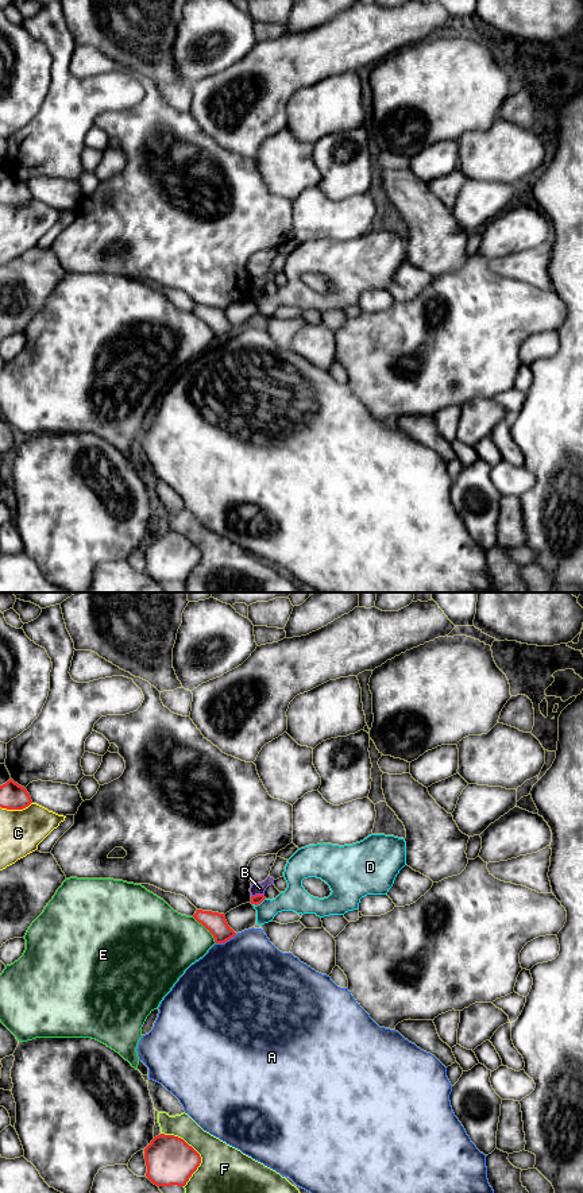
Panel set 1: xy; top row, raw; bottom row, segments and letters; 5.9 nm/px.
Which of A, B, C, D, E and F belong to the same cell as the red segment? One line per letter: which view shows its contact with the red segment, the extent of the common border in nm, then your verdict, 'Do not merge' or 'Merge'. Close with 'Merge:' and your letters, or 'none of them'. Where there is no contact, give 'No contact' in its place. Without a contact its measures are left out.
A: Touches red in xy. Shared border 140 nm. Do not merge
B: Touches red in xy. Shared border 80 nm. Do not merge
C: Touches red in xy. Shared border 190 nm. Do not merge
D: Touches red in xy. Shared border 90 nm. Do not merge
E: Touches red in xy. Shared border 220 nm. Do not merge
F: Touches red in xy. Shared border 360 nm. Do not merge
Merge: none of them

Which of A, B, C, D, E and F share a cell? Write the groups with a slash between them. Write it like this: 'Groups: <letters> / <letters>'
Groups: A / B / C / D / E / F

